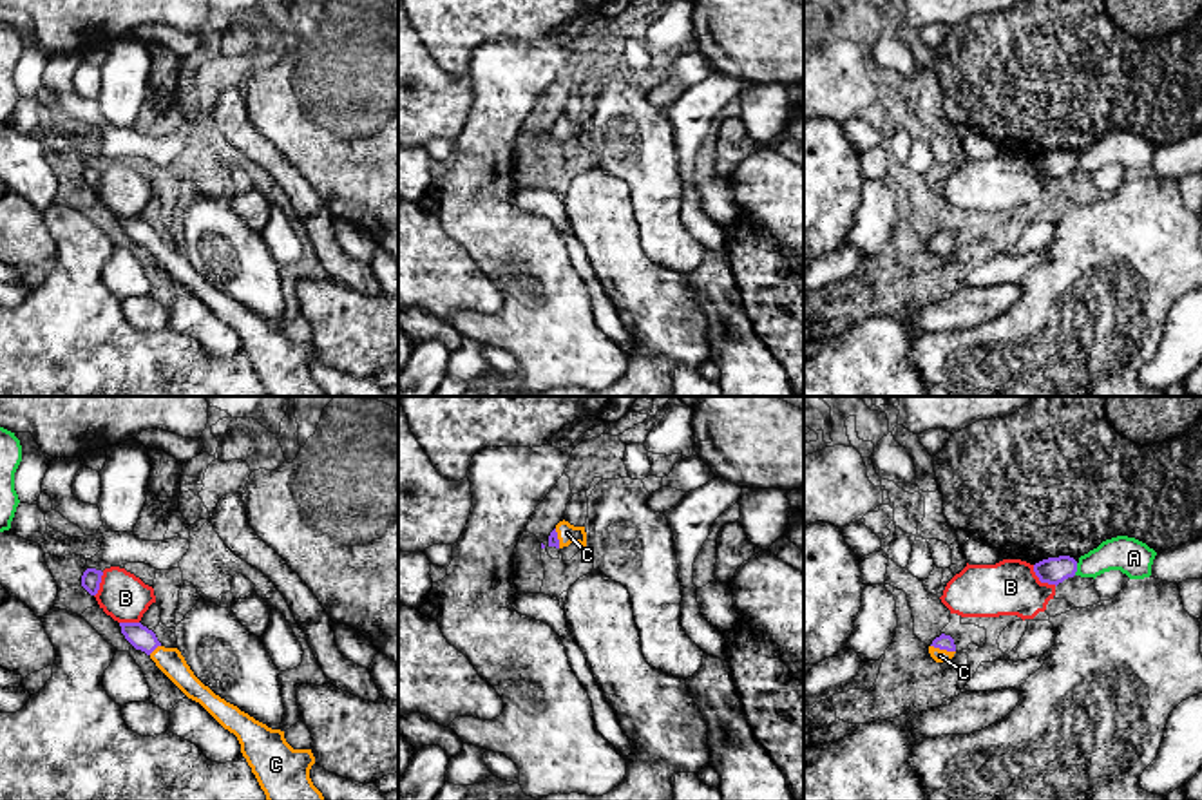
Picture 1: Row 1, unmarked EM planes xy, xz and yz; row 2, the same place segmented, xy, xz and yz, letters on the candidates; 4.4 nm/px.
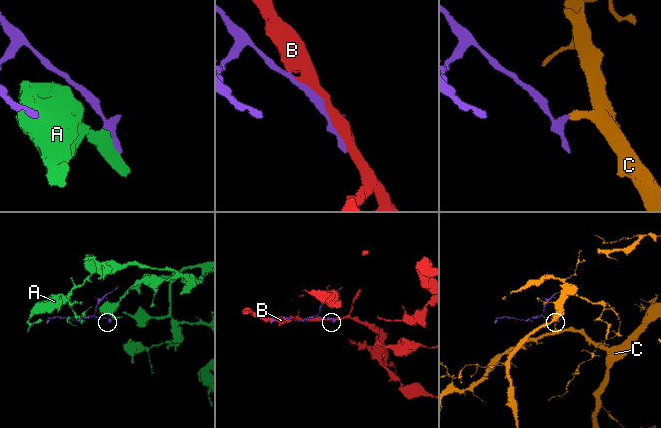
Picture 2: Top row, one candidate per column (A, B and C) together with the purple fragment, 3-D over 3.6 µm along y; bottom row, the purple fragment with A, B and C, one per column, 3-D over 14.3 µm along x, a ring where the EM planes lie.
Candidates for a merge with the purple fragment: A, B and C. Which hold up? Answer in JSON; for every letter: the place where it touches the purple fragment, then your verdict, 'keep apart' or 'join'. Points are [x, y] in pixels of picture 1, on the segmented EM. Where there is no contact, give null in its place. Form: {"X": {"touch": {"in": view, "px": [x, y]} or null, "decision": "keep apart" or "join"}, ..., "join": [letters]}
{"A": {"touch": {"in": "yz", "px": [1076, 569]}, "decision": "keep apart"}, "B": {"touch": {"in": "yz", "px": [1041, 581]}, "decision": "keep apart"}, "C": {"touch": {"in": "yz", "px": [944, 648]}, "decision": "join"}, "join": ["C"]}

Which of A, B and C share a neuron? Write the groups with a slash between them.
A / B / C

